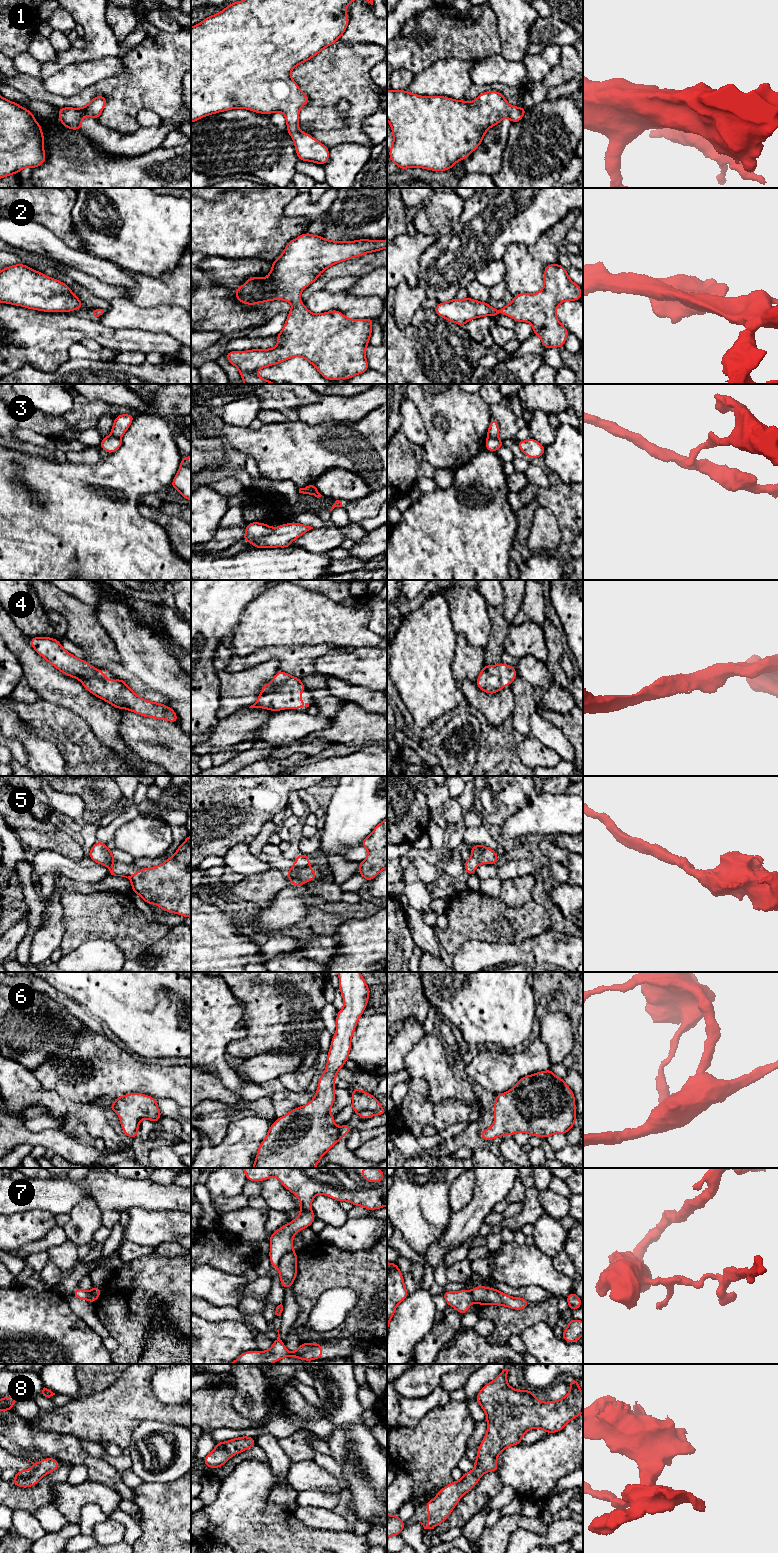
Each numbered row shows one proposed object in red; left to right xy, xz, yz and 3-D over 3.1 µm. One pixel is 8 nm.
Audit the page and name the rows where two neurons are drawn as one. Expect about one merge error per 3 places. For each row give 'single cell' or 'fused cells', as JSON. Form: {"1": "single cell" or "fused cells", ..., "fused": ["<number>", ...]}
{"1": "single cell", "2": "single cell", "3": "fused cells", "4": "single cell", "5": "single cell", "6": "single cell", "7": "fused cells", "8": "single cell", "fused": ["3", "7"]}

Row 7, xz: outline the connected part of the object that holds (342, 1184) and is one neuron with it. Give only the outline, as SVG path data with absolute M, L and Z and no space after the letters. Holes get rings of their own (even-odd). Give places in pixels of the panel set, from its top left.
M241 1168L247 1180L257 1182L271 1177L277 1177L282 1185L292 1192L301 1202L299 1216L273 1232L269 1238L269 1257L271 1266L278 1268L279 1261L284 1254L293 1251L293 1237L298 1231L310 1227L316 1219L311 1203L318 1194L324 1194L332 1199L348 1201L354 1206L361 1206L368 1210L381 1209L387 1206L387 1168ZM361 1169L379 1169L382 1173L380 1181L367 1180L361 1174Z

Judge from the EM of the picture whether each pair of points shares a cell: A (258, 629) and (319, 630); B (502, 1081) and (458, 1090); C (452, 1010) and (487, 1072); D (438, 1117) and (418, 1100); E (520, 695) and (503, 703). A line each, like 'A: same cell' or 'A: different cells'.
A: same cell
B: different cells
C: different cells
D: same cell
E: different cells

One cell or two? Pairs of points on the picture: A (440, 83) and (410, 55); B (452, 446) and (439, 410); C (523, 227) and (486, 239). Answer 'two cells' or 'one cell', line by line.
A: two cells
B: one cell
C: one cell

